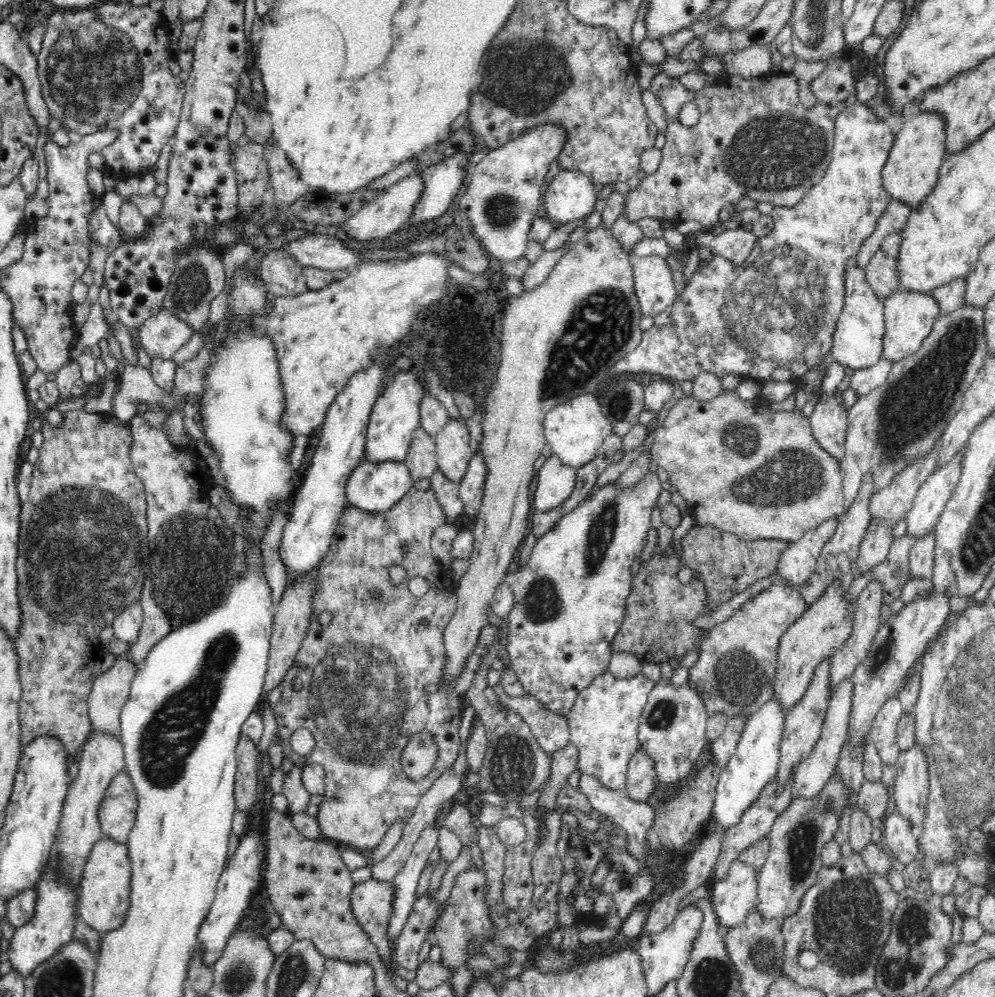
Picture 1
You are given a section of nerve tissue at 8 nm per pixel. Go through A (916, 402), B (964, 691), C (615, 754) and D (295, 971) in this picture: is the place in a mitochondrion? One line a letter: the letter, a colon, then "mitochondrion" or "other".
A: mitochondrion
B: mitochondrion
C: other
D: mitochondrion

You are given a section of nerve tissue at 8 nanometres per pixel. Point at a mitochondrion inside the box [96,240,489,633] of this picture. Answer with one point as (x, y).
(190, 562)

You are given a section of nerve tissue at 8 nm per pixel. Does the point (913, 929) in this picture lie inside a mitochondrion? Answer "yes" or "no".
yes

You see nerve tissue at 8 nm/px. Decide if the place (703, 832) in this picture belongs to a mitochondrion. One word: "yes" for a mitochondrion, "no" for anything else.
no

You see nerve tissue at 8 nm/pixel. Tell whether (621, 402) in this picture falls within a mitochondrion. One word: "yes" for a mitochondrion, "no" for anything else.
yes

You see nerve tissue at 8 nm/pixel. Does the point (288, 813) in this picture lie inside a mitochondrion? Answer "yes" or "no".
no

